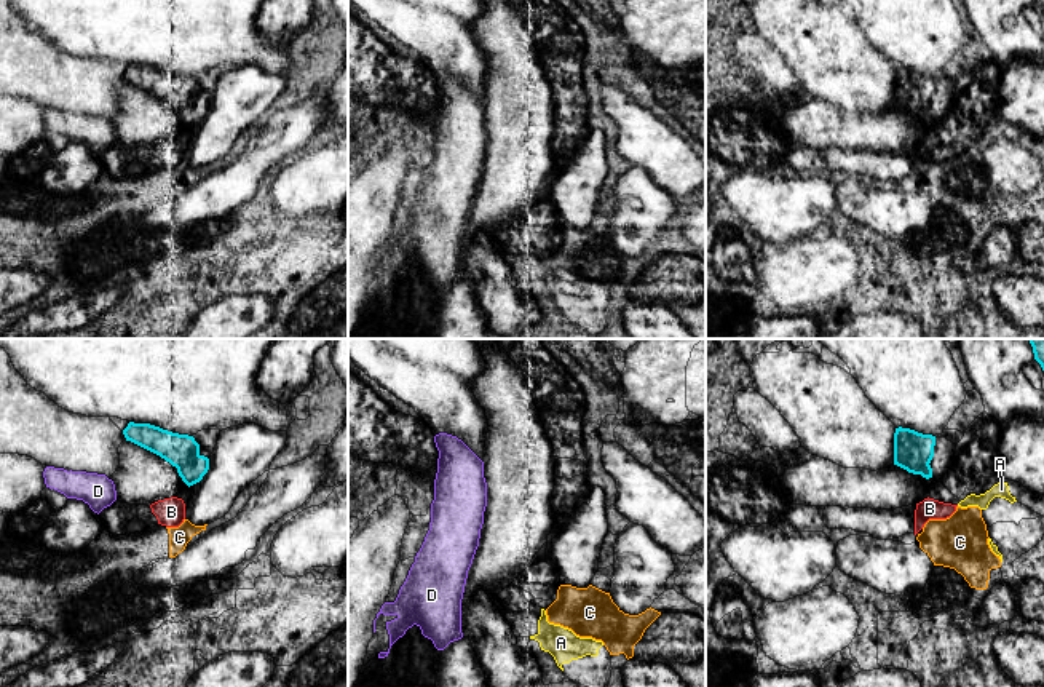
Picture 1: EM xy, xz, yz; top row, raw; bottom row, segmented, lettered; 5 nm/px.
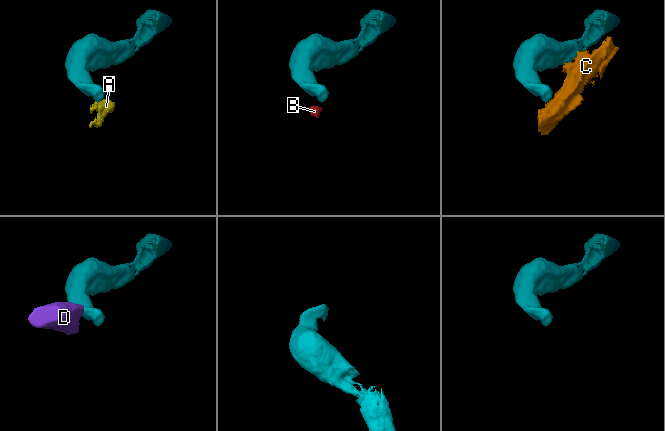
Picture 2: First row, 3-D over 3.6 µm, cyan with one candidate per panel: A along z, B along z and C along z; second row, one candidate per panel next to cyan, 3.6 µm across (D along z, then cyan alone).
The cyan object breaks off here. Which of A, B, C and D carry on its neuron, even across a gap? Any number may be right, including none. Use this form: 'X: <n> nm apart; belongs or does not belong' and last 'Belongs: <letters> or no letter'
A: 190 nm apart; does not belong
B: 80 nm apart; does not belong
C: 170 nm apart; does not belong
D: 200 nm apart; does not belong
Belongs: no letter

